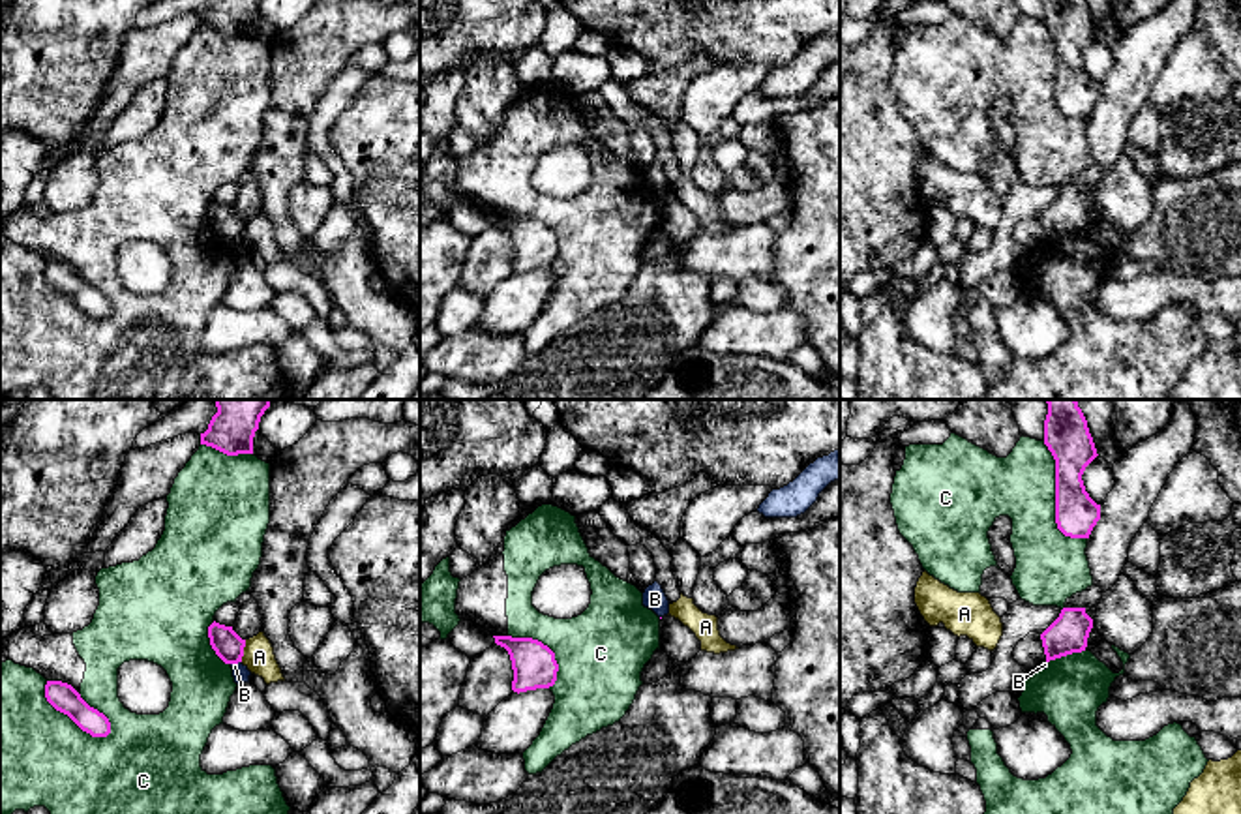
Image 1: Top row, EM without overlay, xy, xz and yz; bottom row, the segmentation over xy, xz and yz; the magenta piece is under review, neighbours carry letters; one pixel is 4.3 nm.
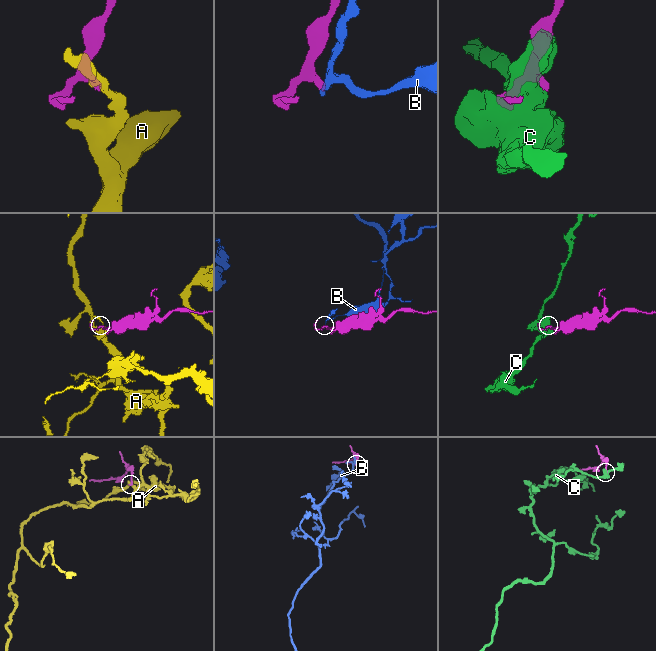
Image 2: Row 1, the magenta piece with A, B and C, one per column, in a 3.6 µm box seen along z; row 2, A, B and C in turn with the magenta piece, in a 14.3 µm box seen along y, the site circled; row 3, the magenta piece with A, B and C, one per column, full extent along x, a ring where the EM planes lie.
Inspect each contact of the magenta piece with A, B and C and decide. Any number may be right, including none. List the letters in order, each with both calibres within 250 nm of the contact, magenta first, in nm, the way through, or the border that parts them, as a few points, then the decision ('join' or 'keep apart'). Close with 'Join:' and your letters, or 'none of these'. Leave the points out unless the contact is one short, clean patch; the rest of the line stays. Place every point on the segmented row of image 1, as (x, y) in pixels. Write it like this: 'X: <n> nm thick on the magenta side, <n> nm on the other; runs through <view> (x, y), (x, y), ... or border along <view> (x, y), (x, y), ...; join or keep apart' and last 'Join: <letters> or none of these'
A: 120 nm thick on the magenta side, 130 nm on the other; border along xy (246, 640), (240, 661); keep apart
B: 120 nm thick on the magenta side, 70 nm on the other; border along xy (240, 661), (231, 664); keep apart
C: 120 nm thick on the magenta side, 460 nm on the other; keep apart
Join: none of these

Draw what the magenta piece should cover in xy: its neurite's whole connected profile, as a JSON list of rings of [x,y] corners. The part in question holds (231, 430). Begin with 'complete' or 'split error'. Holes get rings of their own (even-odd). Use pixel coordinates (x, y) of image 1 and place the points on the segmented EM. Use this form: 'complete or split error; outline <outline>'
complete; outline [[[214,399],[217,413],[208,430],[201,433],[201,445],[227,456],[253,454],[253,437],[270,399]]]

